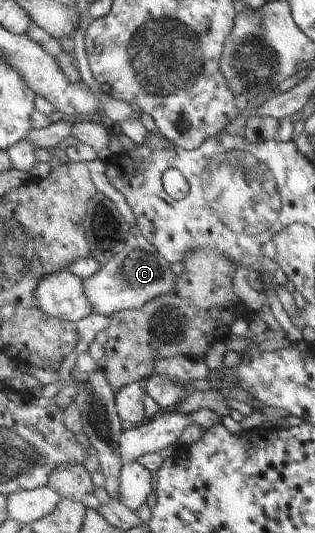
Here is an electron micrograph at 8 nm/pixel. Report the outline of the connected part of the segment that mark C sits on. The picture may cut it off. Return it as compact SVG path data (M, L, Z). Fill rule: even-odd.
M136 221L125 250L116 254L95 276L84 279L88 299L98 315L112 317L121 311L140 309L156 298L171 294L176 287L178 277L171 273L171 263L146 240L137 224Z

